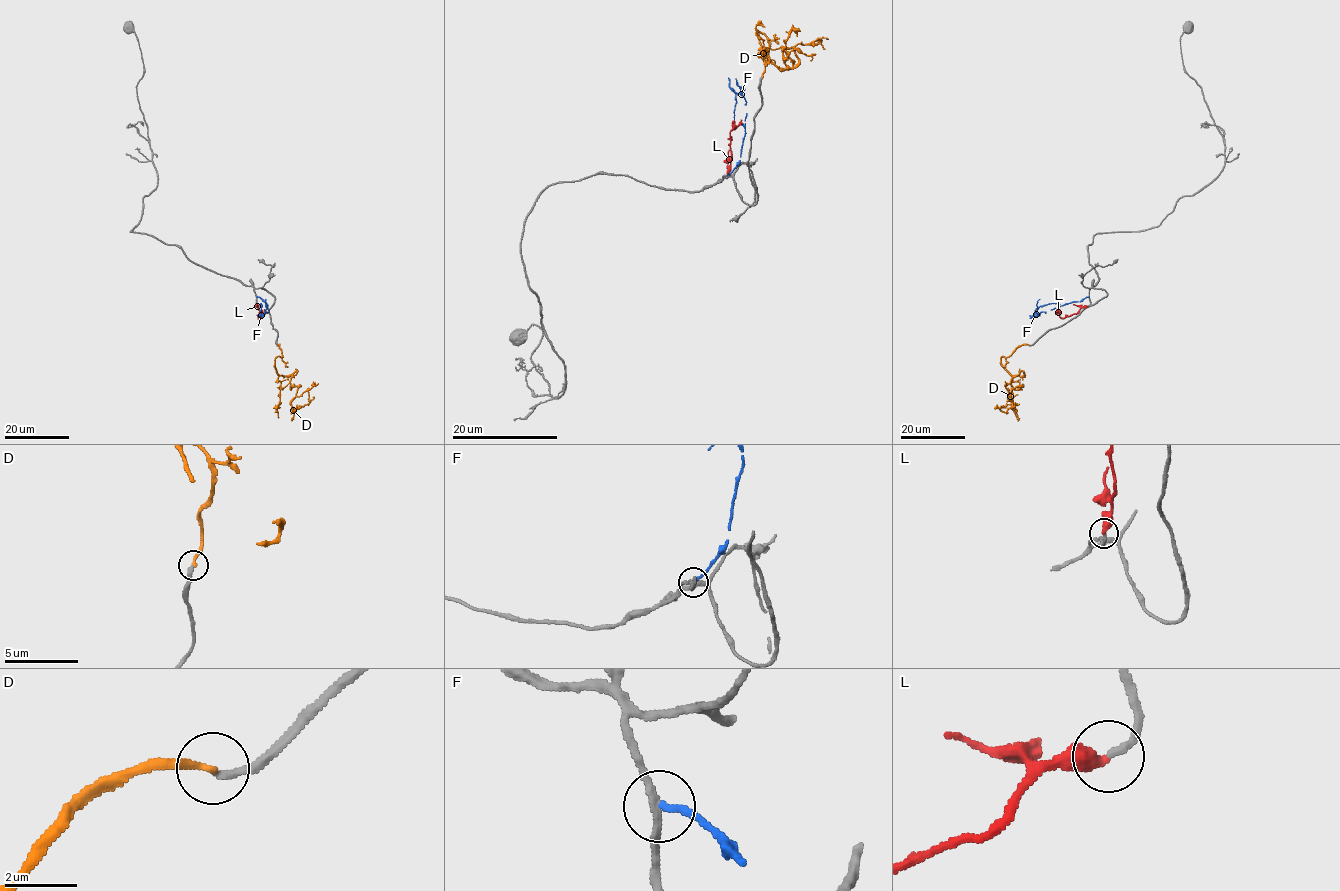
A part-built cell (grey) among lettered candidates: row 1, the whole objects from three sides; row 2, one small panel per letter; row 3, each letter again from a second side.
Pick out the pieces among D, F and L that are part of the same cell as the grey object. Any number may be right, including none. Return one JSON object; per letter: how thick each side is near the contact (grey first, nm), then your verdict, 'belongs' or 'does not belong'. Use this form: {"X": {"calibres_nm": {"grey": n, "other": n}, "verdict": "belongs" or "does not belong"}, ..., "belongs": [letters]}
{"D": {"calibres_nm": {"grey": 200, "other": 200}, "verdict": "does not belong"}, "F": {"calibres_nm": {"grey": 200, "other": 160}, "verdict": "does not belong"}, "L": {"calibres_nm": {"grey": 200, "other": 440}, "verdict": "belongs"}, "belongs": ["L"]}

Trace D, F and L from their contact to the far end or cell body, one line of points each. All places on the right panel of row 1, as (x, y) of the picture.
D: (1029, 344), (1001, 359), (1024, 374), (1010, 381), (1023, 386), (1011, 390), (1013, 410), (1014, 402)
F: (1089, 297), (1059, 306), (1051, 303), (1040, 306), (1038, 314), (1035, 310), (1039, 299)
L: (1088, 306), (1062, 318), (1055, 311)

